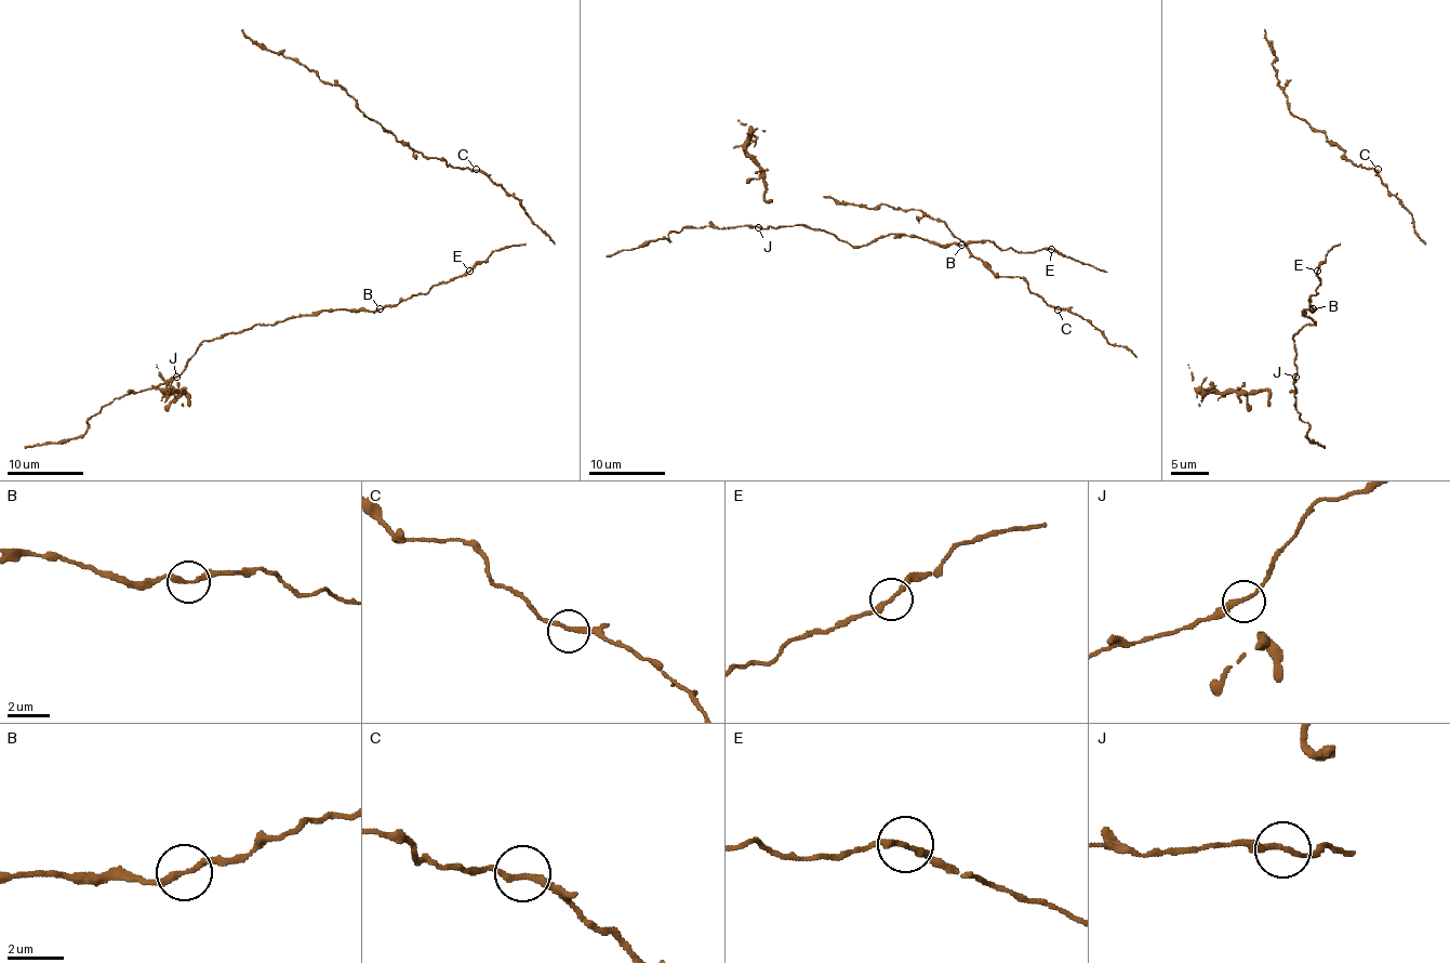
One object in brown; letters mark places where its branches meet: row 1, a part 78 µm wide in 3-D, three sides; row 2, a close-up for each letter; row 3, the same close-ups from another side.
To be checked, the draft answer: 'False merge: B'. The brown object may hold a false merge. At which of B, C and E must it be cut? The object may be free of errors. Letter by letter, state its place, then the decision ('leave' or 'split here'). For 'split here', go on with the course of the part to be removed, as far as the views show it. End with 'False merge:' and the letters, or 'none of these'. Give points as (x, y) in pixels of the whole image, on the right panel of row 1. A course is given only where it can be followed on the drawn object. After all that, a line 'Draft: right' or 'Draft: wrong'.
B: (1313, 308) | leave
C: (1378, 169) | leave
E: (1317, 271) | leave
False merge: none of these
Draft: wrong

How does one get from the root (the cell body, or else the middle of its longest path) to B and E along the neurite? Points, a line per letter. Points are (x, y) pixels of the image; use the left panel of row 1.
B: (451, 281), (439, 281), (426, 293), (381, 308)
E: (451, 281), (470, 271)

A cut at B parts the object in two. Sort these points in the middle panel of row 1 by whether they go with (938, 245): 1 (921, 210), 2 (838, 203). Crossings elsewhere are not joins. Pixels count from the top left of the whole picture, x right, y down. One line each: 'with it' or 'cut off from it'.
1: cut off from it
2: cut off from it

